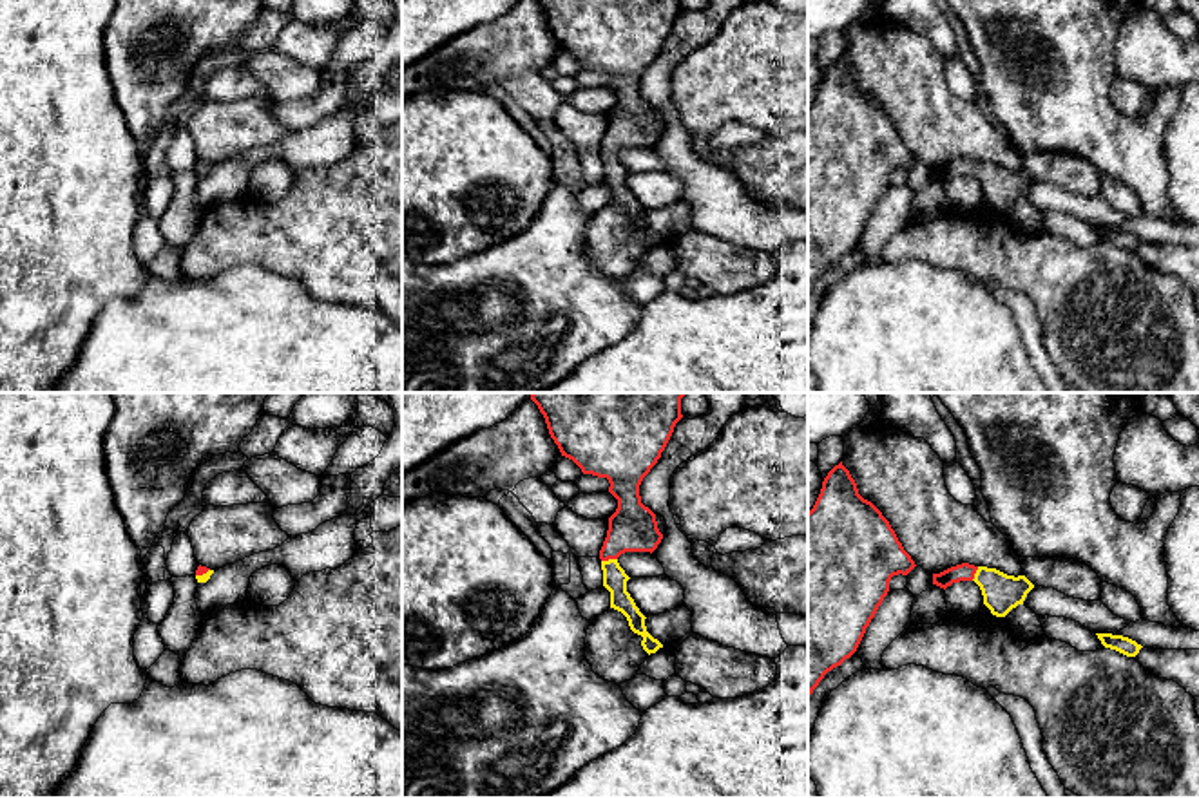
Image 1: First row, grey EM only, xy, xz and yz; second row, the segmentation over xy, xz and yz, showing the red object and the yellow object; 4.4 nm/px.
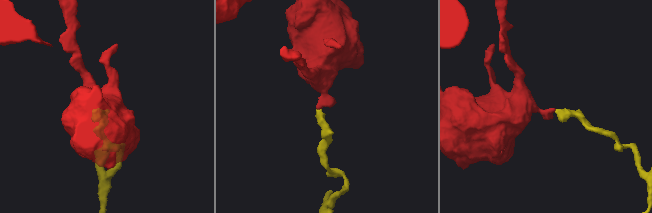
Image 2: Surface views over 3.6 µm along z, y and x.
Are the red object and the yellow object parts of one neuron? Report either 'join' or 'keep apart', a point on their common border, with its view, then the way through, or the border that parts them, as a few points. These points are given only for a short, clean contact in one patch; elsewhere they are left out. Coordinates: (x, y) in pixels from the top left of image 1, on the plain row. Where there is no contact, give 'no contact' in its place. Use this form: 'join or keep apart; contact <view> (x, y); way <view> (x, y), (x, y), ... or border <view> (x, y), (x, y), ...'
join; contact xz (609, 152); way xz (633, 122), (613, 142), (609, 152), (614, 174)

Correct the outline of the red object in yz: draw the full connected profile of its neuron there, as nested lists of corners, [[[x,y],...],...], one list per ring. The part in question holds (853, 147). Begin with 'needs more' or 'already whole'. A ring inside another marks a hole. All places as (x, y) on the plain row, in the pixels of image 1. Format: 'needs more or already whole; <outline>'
already whole; [[[835,60],[808,107],[808,291],[828,266],[849,253],[889,186],[893,170],[907,170],[915,156],[882,107],[858,89],[849,65]]]

